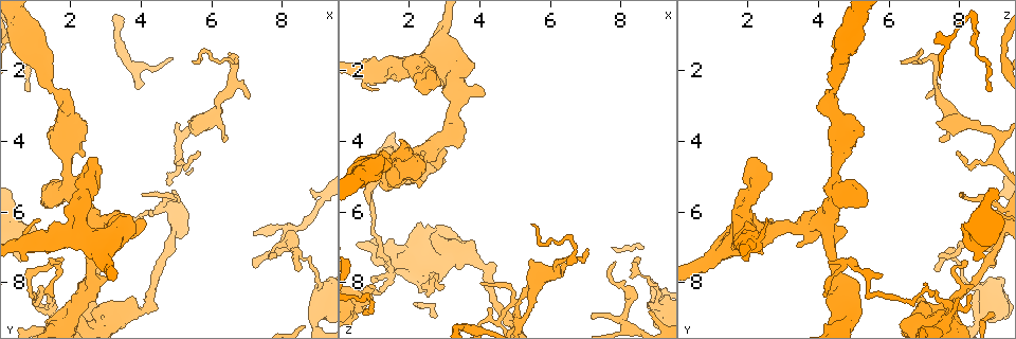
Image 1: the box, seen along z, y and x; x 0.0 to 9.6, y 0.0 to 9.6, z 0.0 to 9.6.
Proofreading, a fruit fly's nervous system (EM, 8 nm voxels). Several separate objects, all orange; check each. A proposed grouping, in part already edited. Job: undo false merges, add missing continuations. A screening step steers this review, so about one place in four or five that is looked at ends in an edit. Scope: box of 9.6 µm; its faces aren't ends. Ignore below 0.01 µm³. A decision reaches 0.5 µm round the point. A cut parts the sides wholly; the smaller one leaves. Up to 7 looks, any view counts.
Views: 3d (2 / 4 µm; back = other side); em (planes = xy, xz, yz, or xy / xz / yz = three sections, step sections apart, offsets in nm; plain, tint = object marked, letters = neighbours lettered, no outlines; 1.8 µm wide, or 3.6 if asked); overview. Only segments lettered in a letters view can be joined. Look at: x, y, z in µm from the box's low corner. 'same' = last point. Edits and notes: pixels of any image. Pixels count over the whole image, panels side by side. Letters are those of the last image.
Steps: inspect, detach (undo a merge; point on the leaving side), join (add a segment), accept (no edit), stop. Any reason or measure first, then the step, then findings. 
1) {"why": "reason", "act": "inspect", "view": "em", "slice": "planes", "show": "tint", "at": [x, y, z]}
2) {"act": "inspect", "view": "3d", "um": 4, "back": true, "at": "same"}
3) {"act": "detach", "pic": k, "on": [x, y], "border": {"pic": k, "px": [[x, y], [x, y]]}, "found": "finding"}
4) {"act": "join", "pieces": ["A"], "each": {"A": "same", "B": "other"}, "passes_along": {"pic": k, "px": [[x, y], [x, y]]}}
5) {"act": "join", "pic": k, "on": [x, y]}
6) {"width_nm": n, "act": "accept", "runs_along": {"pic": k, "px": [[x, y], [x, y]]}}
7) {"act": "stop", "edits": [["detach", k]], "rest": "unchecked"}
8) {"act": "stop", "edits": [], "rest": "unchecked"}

{"why": "calibre changes", "act": "inspect", "view": "em", "slice": "yz", "step": 4, "show": "tint", "at": [2.00, 5.30, 4.55]}

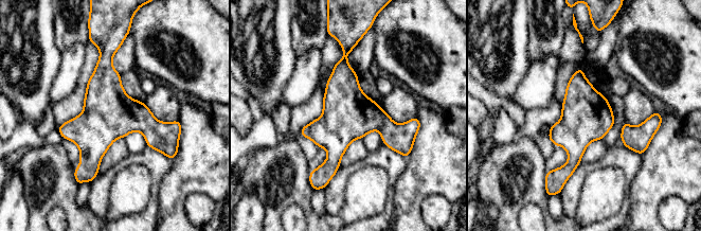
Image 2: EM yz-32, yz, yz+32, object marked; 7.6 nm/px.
{"why": "another direction", "act": "inspect", "view": "em", "slice": "planes", "show": "letters", "at": "same"}

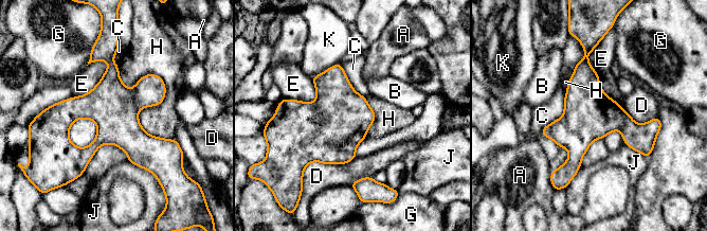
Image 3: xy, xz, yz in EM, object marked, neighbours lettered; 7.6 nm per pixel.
{"width_nm": 360, "act": "accept", "each": {"A": "other", "B": "other", "C": "other", "D": "other", "E": "other", "G": "other", "H": "other", "J": "other", "K": "other"}, "runs_along": {"pic": 3, "px": [[110, 54], [118, 124], [152, 169]]}, "found": "one cell here"}

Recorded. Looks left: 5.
{"why": "sudden change in width", "act": "inspect", "view": "em", "slice": "xz", "step": 8, "show": "tint", "at": [2.50, 6.75, 1.65]}

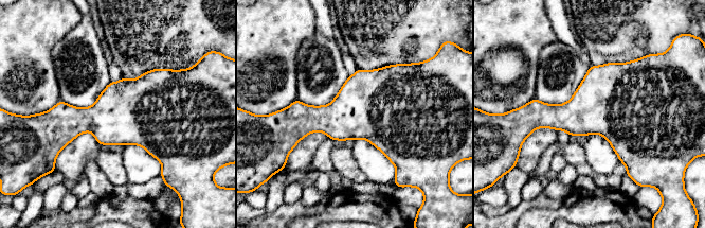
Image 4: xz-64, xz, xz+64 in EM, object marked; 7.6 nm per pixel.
{"act": "inspect", "view": "em", "slice": "xz", "step": 8, "show": "letters", "at": "same"}

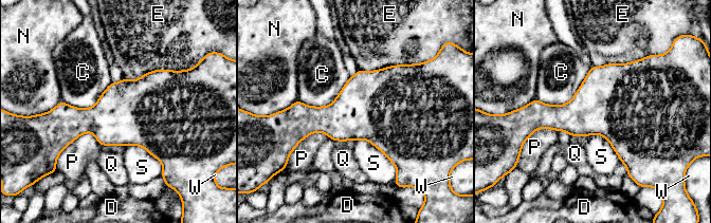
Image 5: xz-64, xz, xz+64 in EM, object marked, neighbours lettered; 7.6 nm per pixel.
{"width_nm": 480, "act": "accept", "each": {"C": "other", "D": "other", "E": "other", "N": "other", "P": "other", "Q": "other", "S": "other", "W": "other"}, "border": {"pic": 5, "px": [[356, 140], [371, 143], [397, 172]]}, "found": "one cell here"}

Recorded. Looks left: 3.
{"why": "narrows sharply", "act": "inspect", "view": "em", "slice": "planes", "show": "letters", "at": [2.55, 7.25, 4.35]}

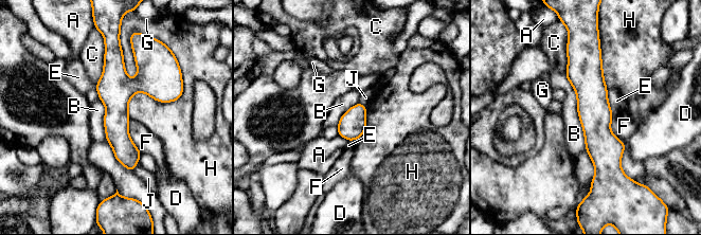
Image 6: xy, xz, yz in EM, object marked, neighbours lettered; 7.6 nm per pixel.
{"longest_contact_nm": ["B", 600], "act": "accept", "each": {"A": "other", "B": "other", "C": "other", "D": "other", "E": "other", "F": "other", "G": "other", "H": "other", "J": "other"}, "border": {"pic": 6, "px": [[564, 75], [575, 91], [586, 148]]}, "found": "continuous, no second cell"}

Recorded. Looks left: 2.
{"act": "stop", "edits": [], "rest": "unchecked"}

